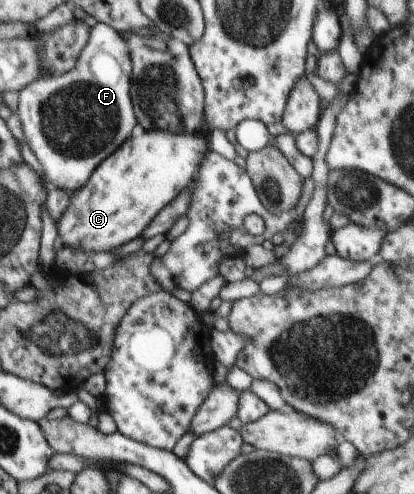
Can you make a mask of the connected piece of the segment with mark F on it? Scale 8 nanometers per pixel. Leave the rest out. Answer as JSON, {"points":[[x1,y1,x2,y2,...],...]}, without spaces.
{"points":[[99,22,91,27,88,43,70,71,31,81,19,91,16,114,22,122,26,144,40,160,50,185,65,189,70,197,91,178,100,162,124,143,124,137,128,139,128,135,132,135,132,129,136,127,130,95,132,68,131,49,126,40,110,24]]}

